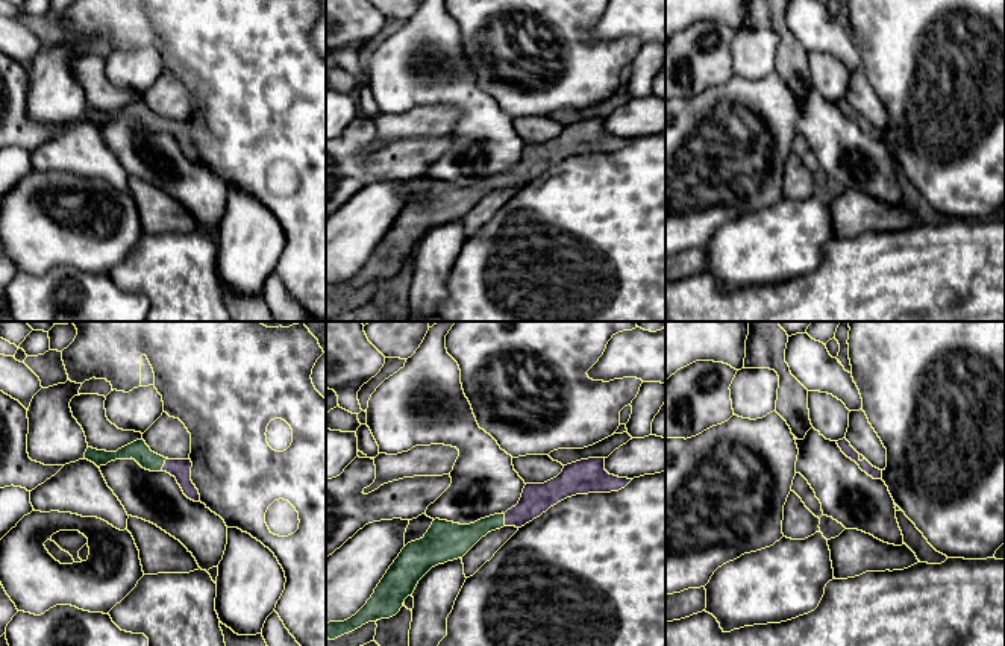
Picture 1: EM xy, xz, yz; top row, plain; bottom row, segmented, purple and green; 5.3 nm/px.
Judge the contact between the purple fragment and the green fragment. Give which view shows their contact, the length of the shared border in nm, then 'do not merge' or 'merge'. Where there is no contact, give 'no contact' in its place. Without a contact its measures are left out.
xy | 80 nm | merge

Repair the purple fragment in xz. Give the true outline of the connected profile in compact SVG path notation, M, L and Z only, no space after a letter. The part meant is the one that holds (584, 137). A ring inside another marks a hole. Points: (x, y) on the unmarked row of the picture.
M588 118L564 126L562 132L544 144L526 144L521 158L515 167L505 174L494 174L470 185L459 185L435 179L423 199L408 203L394 223L390 226L374 253L367 264L350 279L344 282L326 284L326 299L335 300L349 294L368 282L390 279L396 276L408 256L411 256L418 241L435 226L462 218L482 197L503 187L521 188L540 177L558 162L588 153L611 153L625 149L632 140L609 135L605 130L605 118Z

